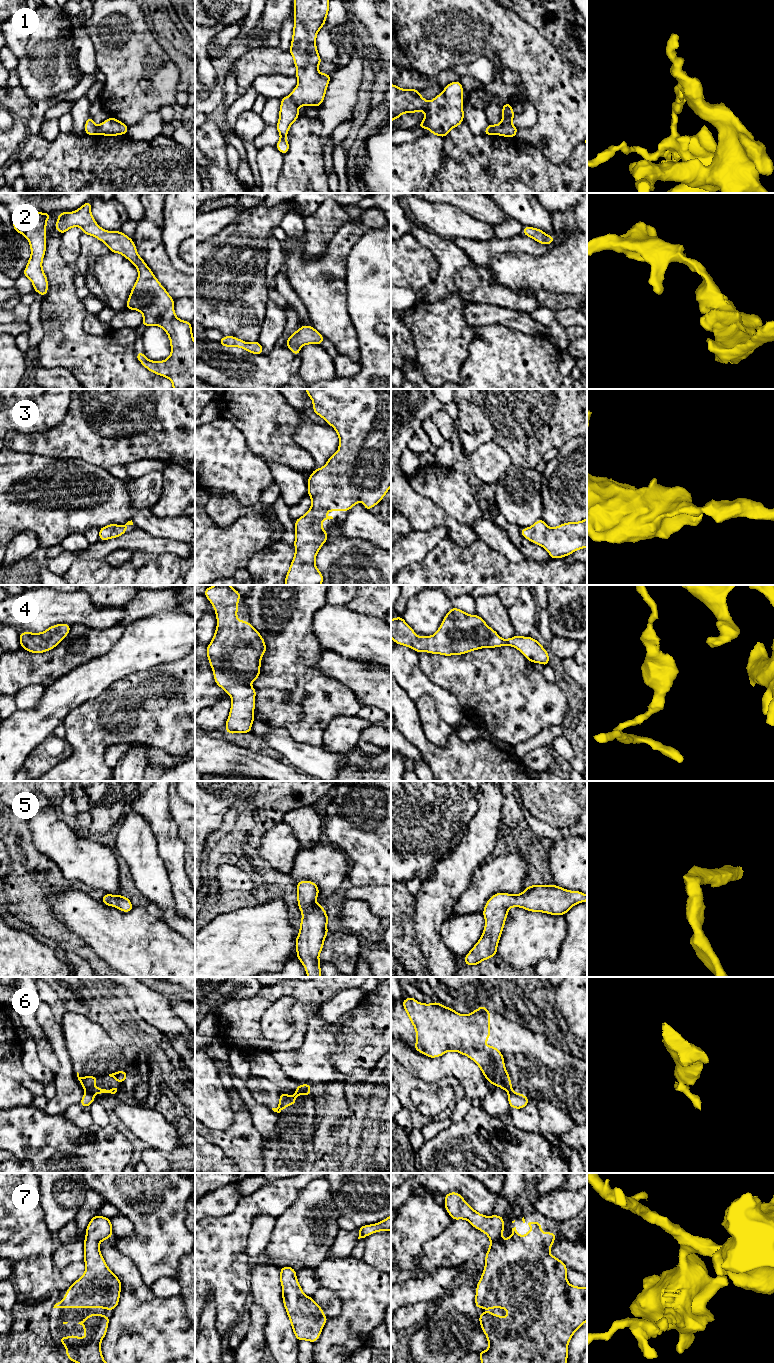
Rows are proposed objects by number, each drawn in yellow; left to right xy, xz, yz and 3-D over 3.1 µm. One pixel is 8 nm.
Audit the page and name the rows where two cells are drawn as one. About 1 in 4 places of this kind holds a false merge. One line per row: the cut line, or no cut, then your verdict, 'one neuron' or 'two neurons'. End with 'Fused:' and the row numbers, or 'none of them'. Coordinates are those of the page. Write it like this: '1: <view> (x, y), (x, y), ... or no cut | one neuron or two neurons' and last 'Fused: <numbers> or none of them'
1: xz (290, 95), (299, 106) | two neurons
2: no cut | one neuron
3: no cut | one neuron
4: no cut | one neuron
5: no cut | one neuron
6: xy (85, 1089), (92, 1093) | two neurons
7: no cut | one neuron
Fused: 1, 6

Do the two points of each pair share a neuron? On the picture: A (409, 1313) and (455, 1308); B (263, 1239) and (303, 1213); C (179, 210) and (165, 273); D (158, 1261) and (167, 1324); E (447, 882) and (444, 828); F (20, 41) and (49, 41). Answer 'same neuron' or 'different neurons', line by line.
A: different neurons
B: different neurons
C: different neurons
D: different neurons
E: different neurons
F: different neurons

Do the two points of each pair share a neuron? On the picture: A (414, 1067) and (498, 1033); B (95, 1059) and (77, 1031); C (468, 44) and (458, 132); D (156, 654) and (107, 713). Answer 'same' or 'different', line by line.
A: different
B: same
C: different
D: different

